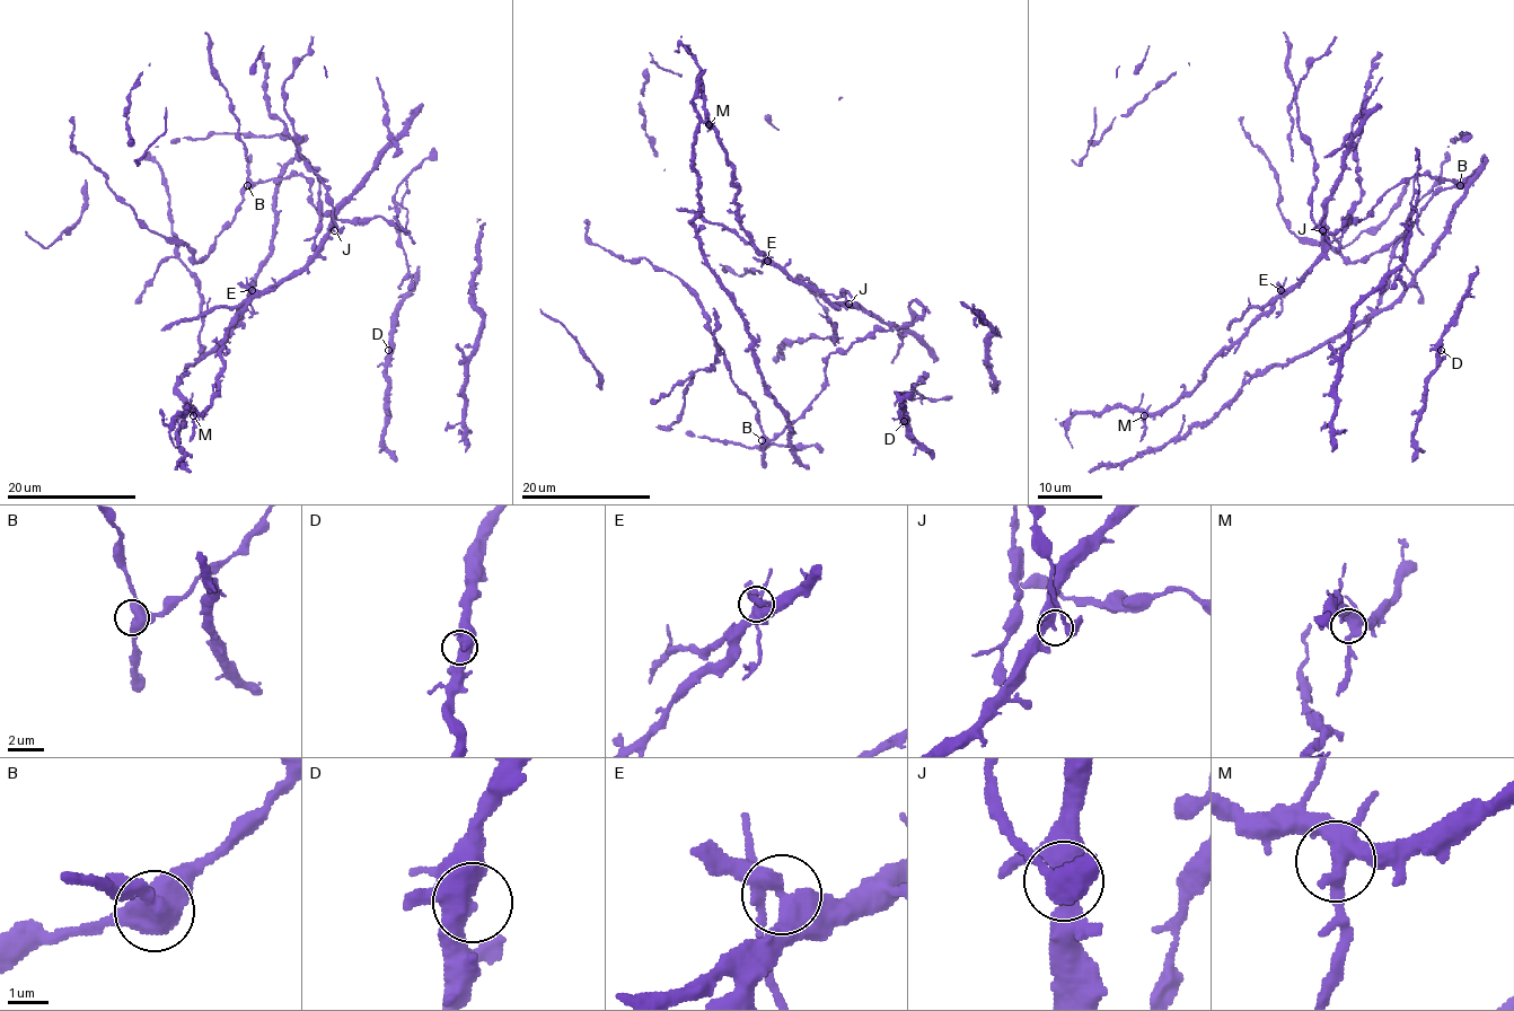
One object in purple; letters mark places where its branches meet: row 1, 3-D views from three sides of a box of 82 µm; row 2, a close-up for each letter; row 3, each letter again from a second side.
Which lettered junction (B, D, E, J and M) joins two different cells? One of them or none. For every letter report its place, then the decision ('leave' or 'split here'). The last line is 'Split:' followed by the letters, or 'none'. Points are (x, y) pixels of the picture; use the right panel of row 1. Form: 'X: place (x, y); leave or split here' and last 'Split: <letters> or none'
B: place (1460, 185); leave
D: place (1441, 350); leave
E: place (1281, 290); split here
J: place (1322, 230); leave
M: place (1144, 415); leave
Split: E

